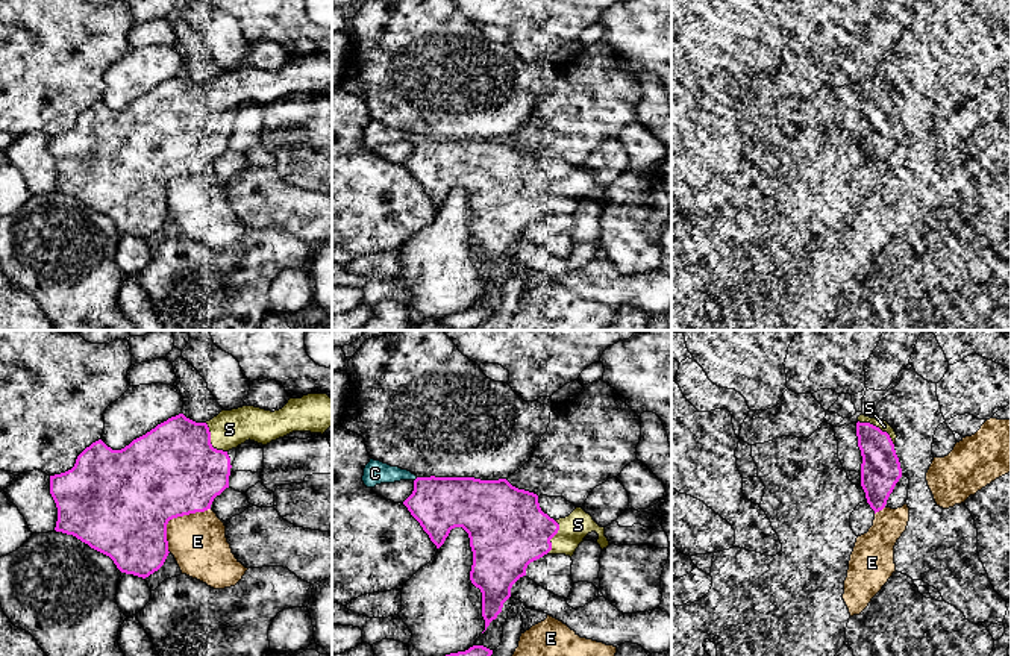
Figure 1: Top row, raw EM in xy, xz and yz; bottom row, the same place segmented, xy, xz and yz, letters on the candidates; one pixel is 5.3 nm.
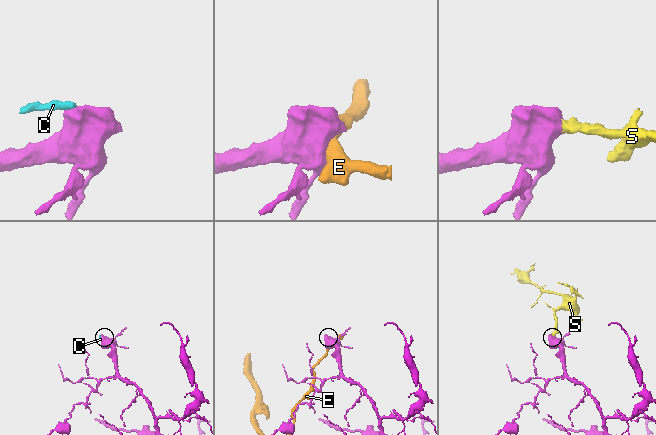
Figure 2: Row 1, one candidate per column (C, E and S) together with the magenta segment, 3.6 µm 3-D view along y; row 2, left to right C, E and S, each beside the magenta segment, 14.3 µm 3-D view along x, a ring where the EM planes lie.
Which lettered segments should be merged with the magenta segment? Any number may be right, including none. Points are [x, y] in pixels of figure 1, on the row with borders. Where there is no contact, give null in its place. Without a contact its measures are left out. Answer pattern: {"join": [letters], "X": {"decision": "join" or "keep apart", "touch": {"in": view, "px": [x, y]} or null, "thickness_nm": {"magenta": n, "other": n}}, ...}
{"join": ["S"], "C": {"decision": "keep apart", "touch": {"in": "xz", "px": [416, 479]}, "thickness_nm": {"magenta": 280, "other": 130}}, "E": {"decision": "keep apart", "touch": {"in": "xy", "px": [173, 517]}, "thickness_nm": {"magenta": 480, "other": 300}}, "S": {"decision": "join", "touch": {"in": "yz", "px": [878, 427]}, "thickness_nm": {"magenta": 220, "other": 60}}}

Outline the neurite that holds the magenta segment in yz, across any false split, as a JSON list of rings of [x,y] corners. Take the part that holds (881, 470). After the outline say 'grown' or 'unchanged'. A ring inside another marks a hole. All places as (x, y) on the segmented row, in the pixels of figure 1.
[[[858,417],[858,447],[861,450],[861,486],[867,503],[876,512],[887,504],[890,494],[902,477],[902,468],[894,450],[896,432],[884,420]]]; grown

